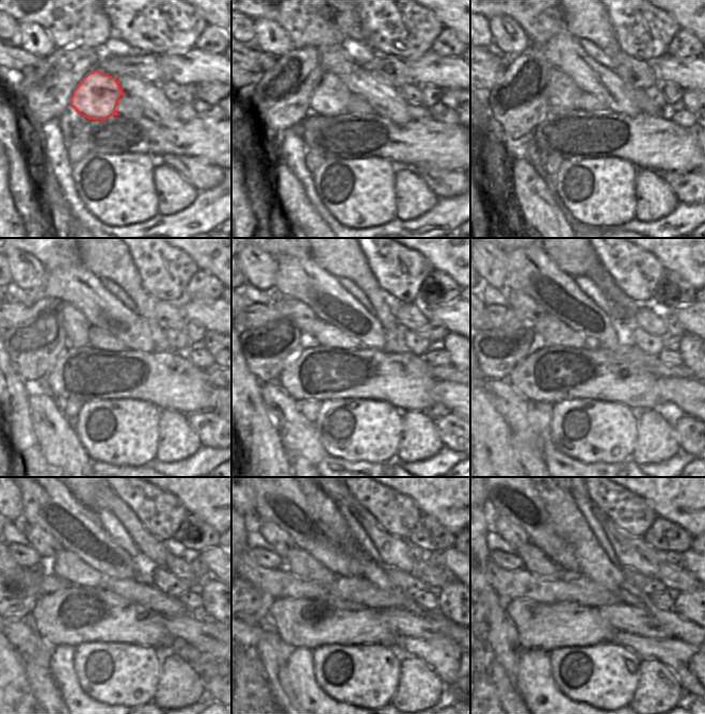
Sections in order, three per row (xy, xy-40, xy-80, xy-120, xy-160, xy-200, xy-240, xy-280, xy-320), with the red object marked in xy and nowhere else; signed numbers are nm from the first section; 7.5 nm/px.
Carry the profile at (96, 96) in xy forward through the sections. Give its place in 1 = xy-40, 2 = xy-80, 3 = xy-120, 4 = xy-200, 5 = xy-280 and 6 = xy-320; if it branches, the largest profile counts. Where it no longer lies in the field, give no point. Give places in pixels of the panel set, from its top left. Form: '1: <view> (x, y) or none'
1: xy-40 (331, 97)
2: xy-80 (562, 91)
3: xy-120 (76, 326)
4: xy-200 (525, 308)
5: xy-280 (281, 541)
6: xy-320 (515, 536)

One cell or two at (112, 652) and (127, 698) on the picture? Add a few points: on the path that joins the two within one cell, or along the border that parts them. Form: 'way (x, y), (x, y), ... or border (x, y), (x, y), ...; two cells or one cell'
way (115, 664), (115, 669), (127, 681), (127, 686); one cell

